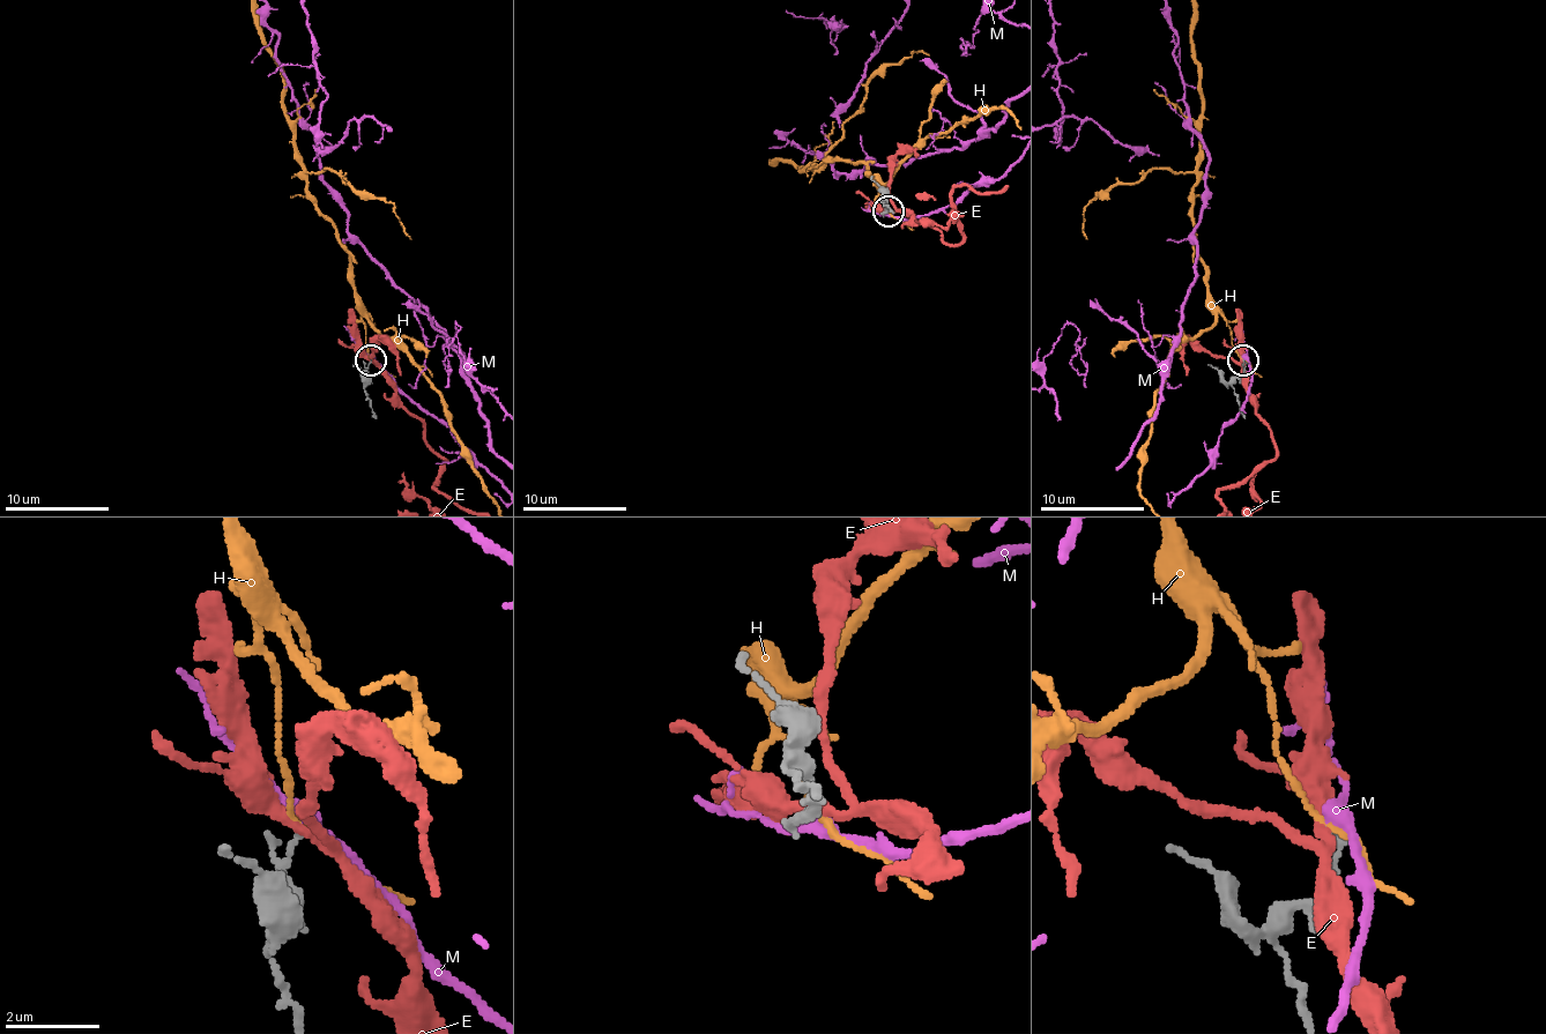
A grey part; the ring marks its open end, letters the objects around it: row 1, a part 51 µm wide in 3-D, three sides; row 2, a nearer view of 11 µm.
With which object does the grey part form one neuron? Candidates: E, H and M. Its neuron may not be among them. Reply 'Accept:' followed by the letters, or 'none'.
Accept: M

